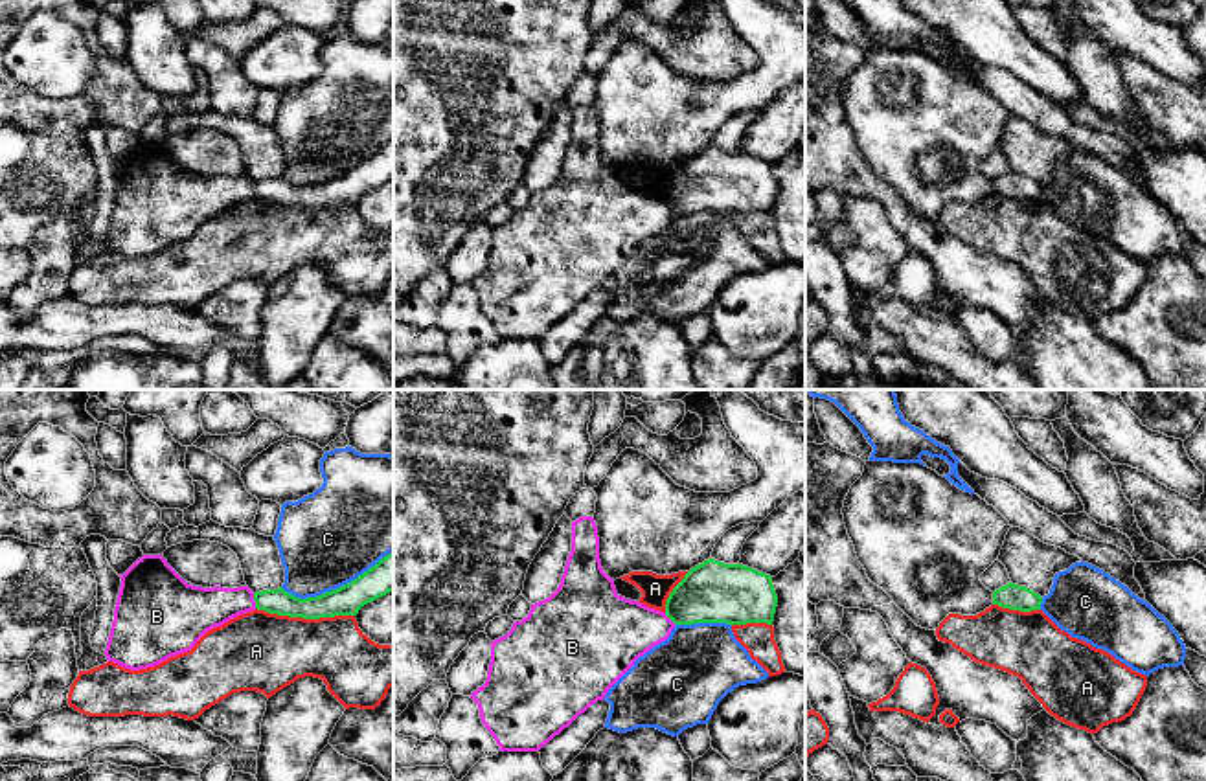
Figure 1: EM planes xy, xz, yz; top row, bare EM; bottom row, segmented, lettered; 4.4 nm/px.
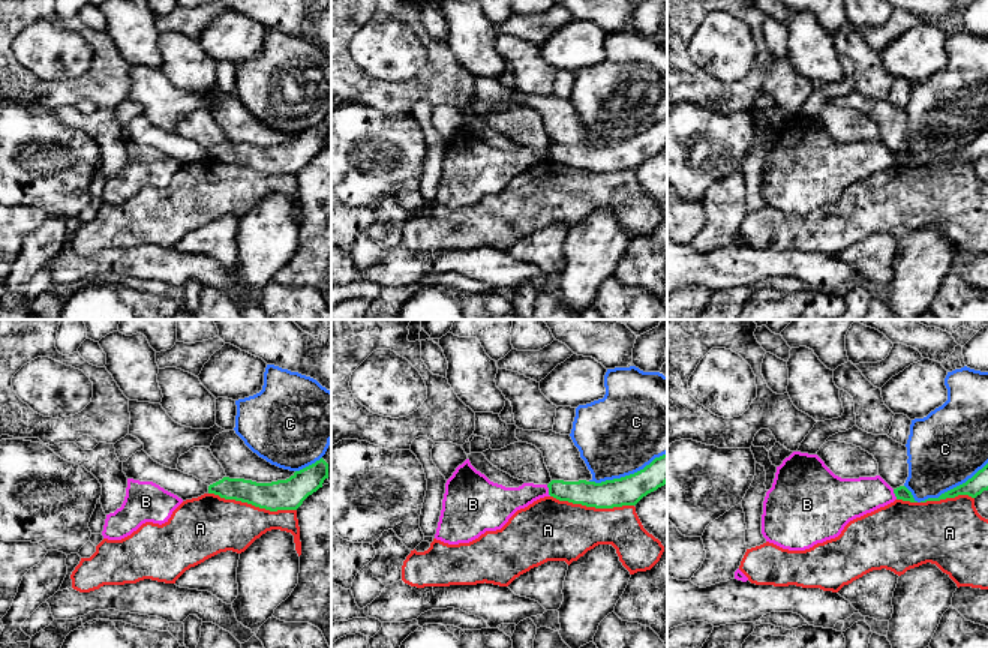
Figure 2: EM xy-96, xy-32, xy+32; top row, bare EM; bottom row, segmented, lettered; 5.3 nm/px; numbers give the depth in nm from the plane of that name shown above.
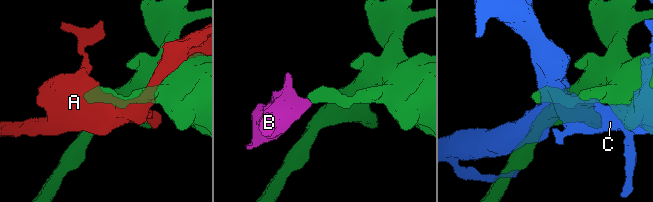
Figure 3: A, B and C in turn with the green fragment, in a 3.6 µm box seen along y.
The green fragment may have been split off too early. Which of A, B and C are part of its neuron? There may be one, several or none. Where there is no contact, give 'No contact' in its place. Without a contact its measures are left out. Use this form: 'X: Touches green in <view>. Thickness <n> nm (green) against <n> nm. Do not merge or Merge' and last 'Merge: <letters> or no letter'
A: Touches green in xy. Thickness 140 nm (green) against 340 nm. Do not merge
B: Touches green in xy. Thickness 110 nm (green) against 190 nm. Do not merge
C: Touches green in xy. Thickness 160 nm (green) against 420 nm. Do not merge
Merge: no letter

